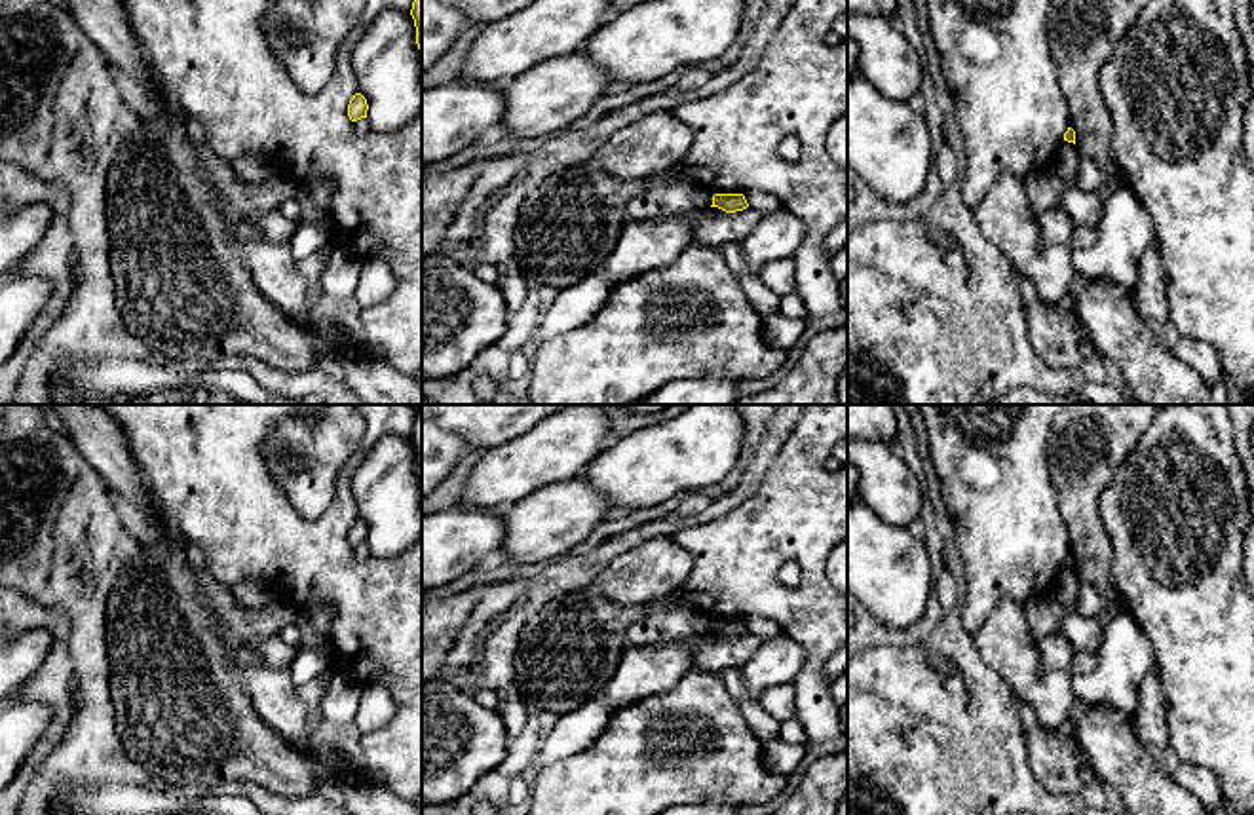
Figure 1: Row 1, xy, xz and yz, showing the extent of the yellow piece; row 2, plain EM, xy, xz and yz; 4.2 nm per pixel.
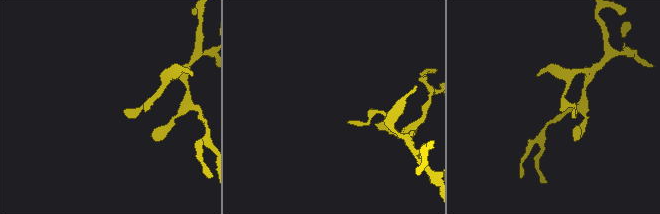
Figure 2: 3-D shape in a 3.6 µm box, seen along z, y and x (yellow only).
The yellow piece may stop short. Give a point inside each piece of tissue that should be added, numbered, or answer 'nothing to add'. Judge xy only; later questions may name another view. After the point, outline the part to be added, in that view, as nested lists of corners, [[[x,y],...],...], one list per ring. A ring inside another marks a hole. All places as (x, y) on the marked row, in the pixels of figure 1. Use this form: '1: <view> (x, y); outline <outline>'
nothing to add

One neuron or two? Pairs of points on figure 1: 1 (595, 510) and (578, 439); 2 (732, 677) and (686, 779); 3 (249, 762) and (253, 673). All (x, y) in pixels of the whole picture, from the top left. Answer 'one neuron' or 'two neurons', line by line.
1: two neurons
2: two neurons
3: two neurons

